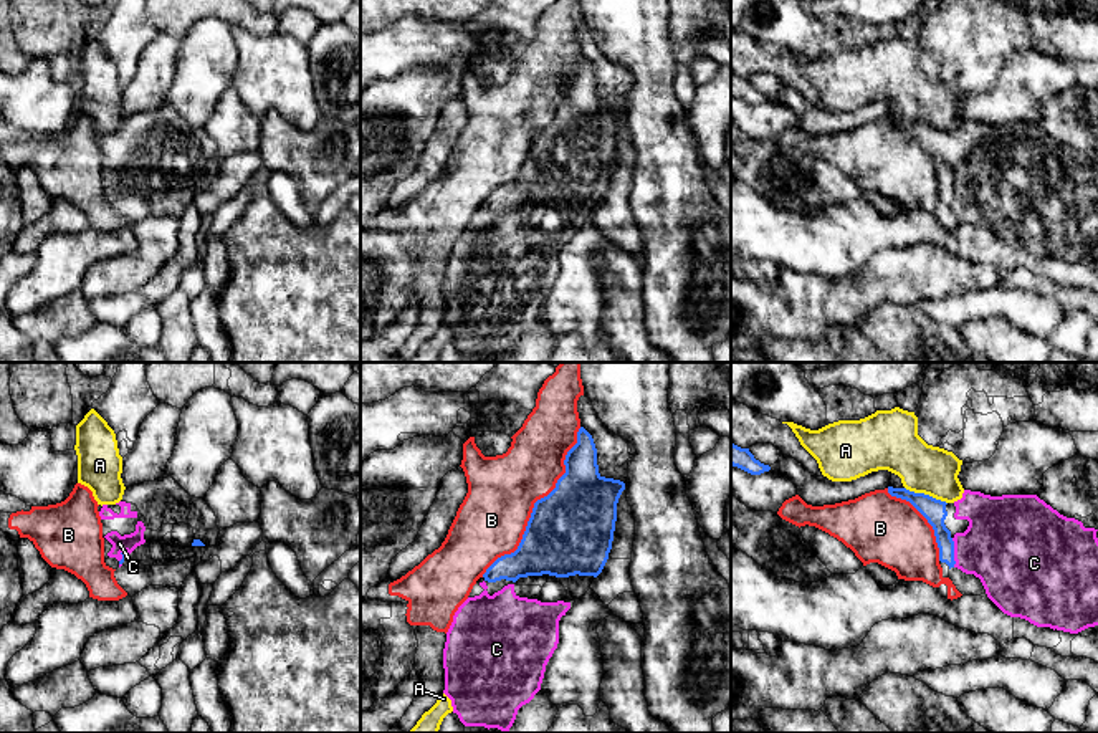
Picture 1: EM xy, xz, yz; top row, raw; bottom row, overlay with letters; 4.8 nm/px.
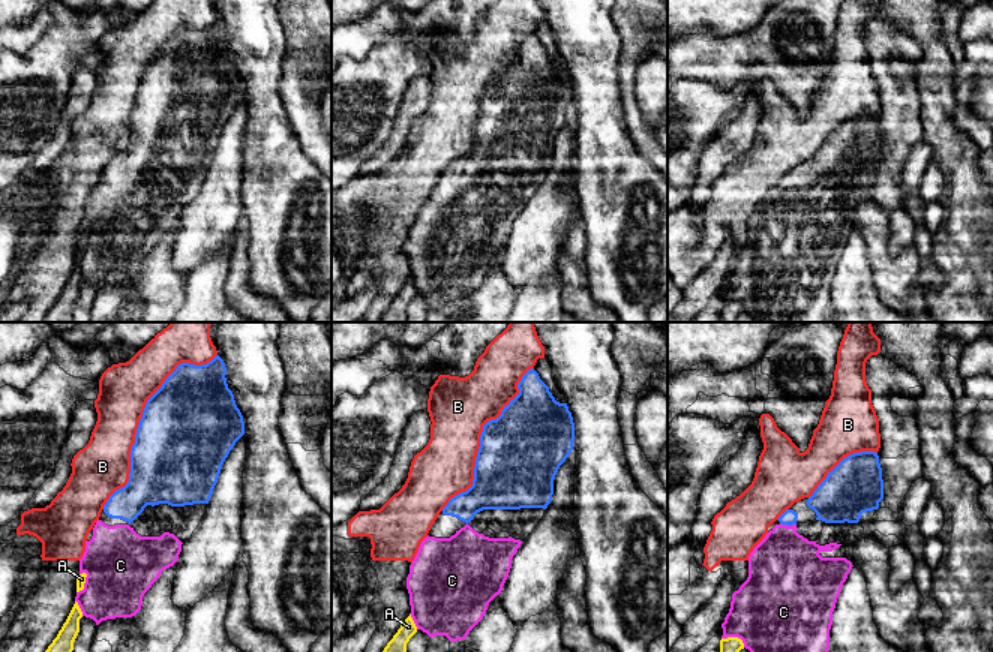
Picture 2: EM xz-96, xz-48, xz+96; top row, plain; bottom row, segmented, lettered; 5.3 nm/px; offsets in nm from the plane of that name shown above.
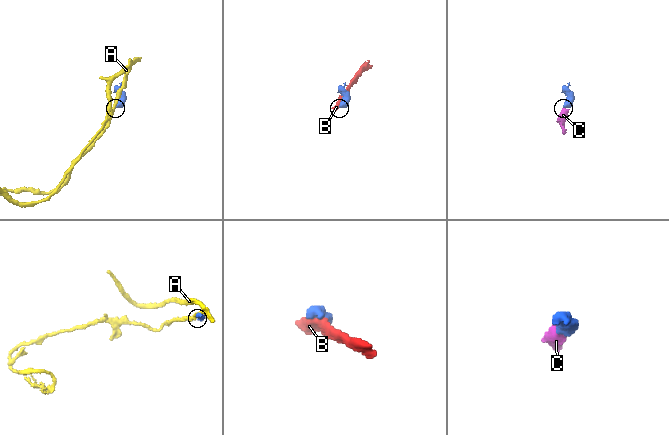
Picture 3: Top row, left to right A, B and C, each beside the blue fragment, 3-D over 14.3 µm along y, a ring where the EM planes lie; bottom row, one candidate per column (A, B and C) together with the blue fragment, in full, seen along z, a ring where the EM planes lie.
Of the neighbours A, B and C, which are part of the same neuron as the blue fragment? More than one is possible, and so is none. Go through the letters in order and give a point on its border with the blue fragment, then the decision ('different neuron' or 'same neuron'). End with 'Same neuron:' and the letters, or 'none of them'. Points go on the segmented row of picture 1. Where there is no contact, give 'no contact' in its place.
A: yz (926, 495) | different neuron
B: xz (534, 505) | different neuron
C: yz (953, 553) | same neuron
Same neuron: C

